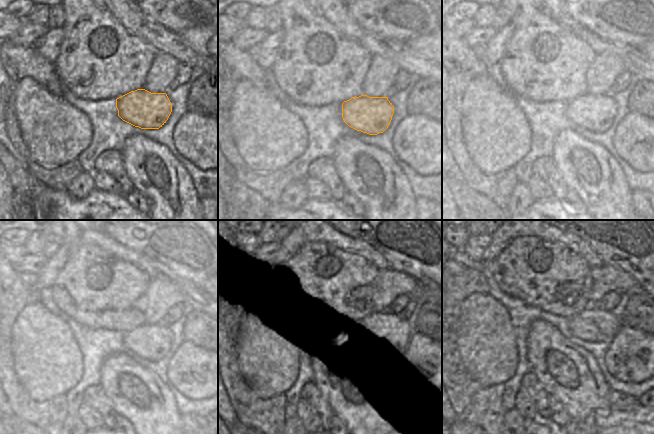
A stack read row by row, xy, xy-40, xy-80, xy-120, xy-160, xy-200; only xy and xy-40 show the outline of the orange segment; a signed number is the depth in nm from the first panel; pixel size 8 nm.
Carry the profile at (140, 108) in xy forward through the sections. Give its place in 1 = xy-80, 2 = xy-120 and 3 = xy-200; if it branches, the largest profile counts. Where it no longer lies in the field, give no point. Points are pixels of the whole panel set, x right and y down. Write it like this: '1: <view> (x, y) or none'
1: xy-80 (595, 113)
2: xy-120 (151, 341)
3: xy-200 (608, 323)

